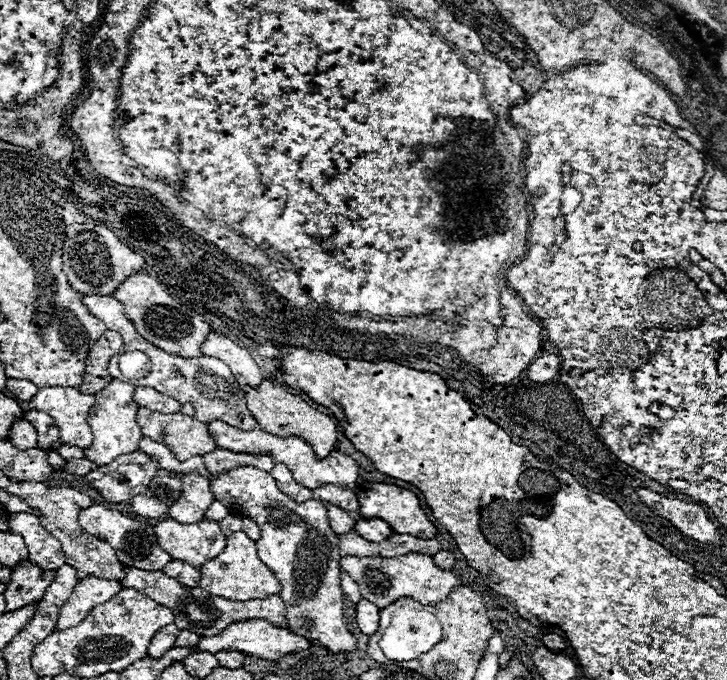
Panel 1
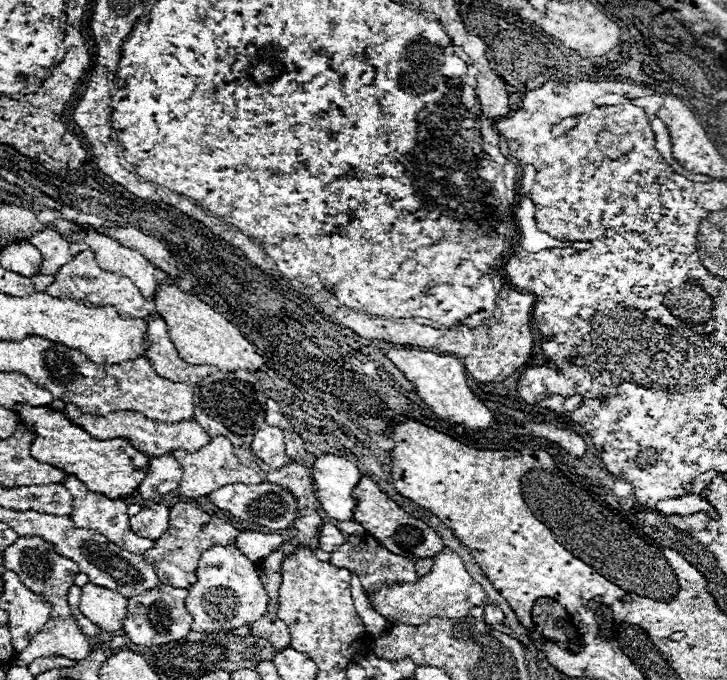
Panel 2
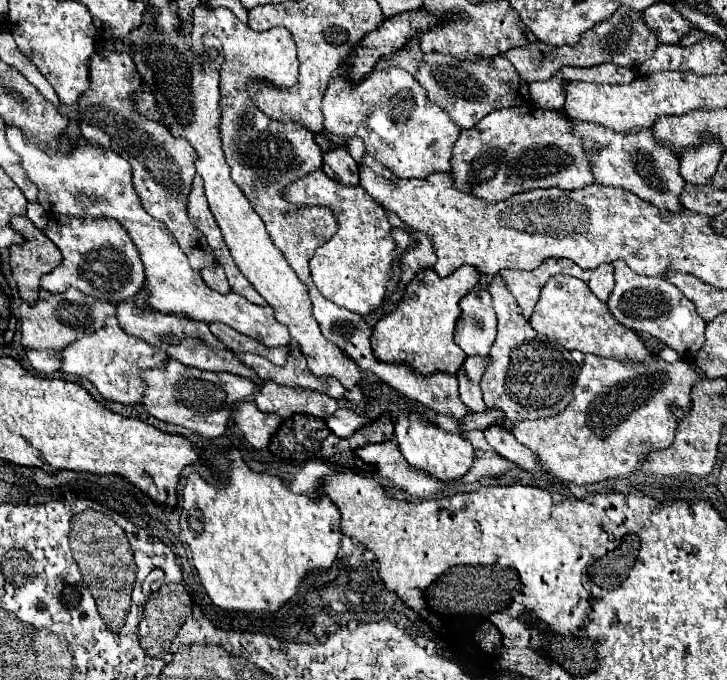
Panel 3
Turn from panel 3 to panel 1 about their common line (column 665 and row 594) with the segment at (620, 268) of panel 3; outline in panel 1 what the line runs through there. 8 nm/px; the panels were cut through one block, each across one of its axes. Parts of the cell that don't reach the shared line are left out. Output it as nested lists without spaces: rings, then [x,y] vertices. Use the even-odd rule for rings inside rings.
[[[142,438],[138,452],[144,452],[158,460],[160,468],[174,474],[200,474],[208,478],[216,500],[224,502],[234,514],[252,518],[260,528],[260,540],[256,540],[258,558],[280,578],[280,598],[286,606],[286,622],[292,634],[308,638],[308,642],[328,650],[330,654],[346,654],[356,650],[356,638],[348,632],[344,620],[344,592],[340,588],[340,554],[338,534],[330,528],[326,508],[318,500],[294,502],[282,494],[276,480],[258,468],[240,466],[218,476],[210,474],[202,462],[202,456],[192,456],[184,462],[176,460],[168,446]]]

